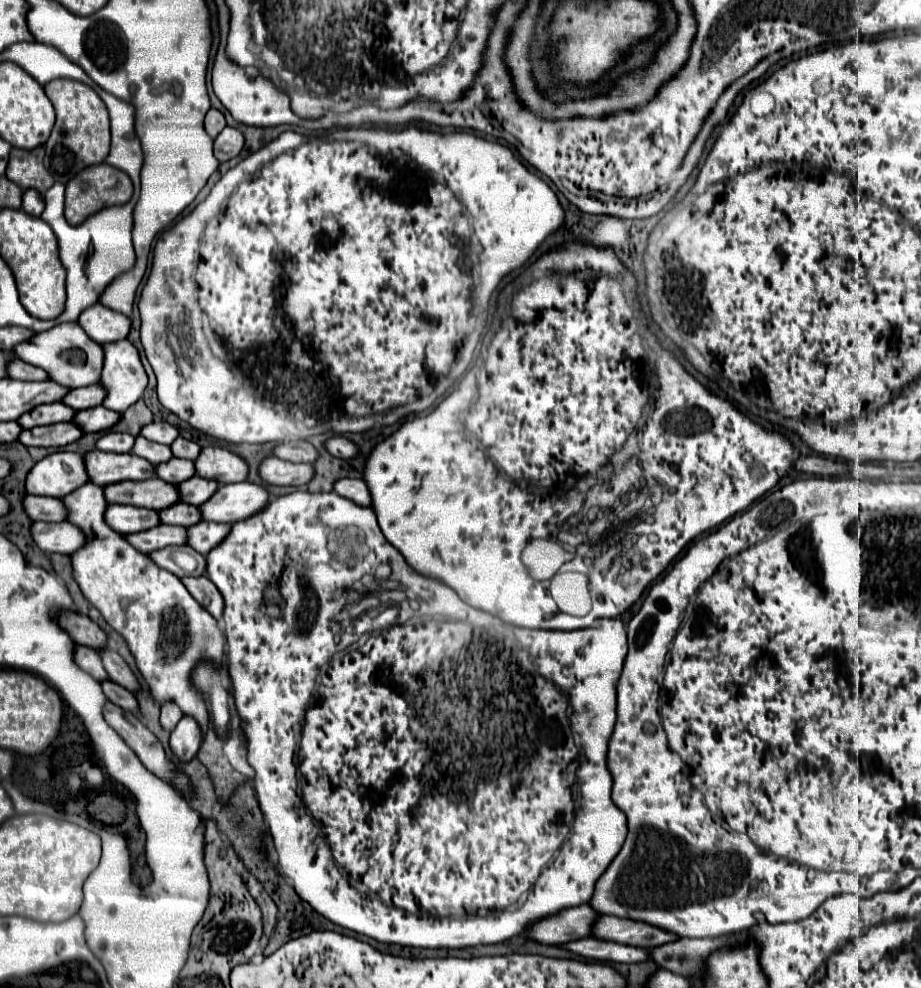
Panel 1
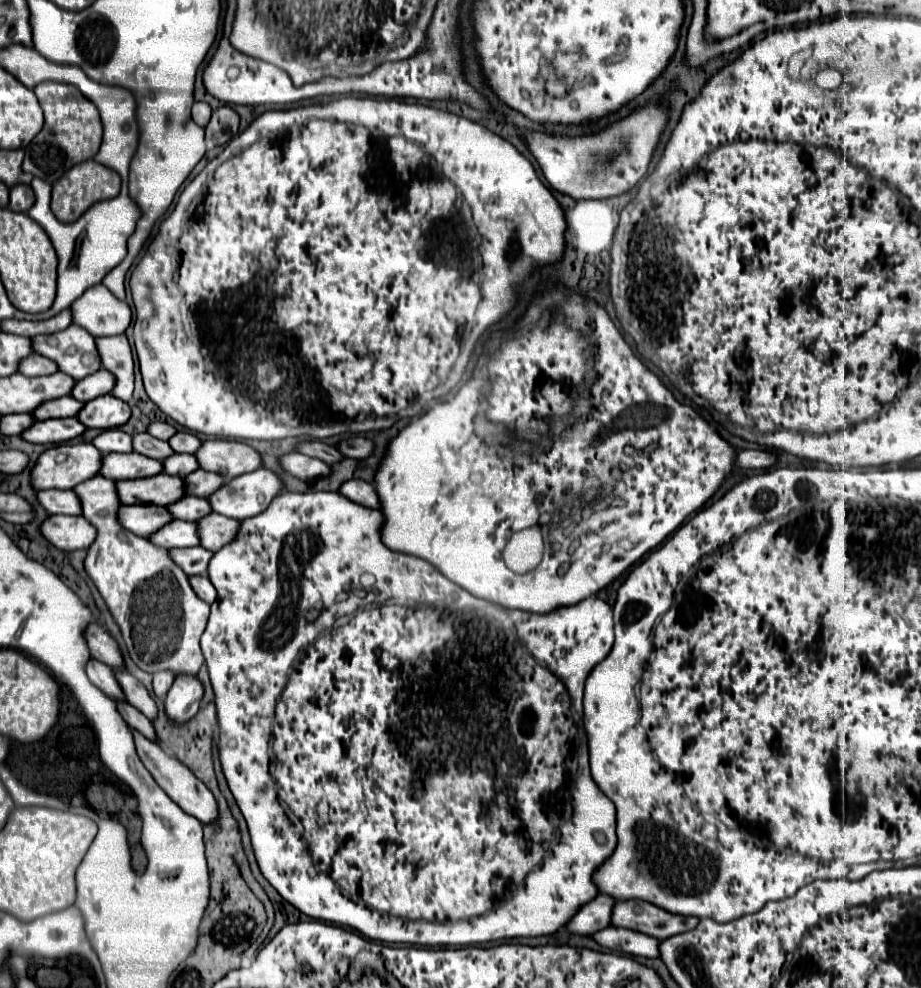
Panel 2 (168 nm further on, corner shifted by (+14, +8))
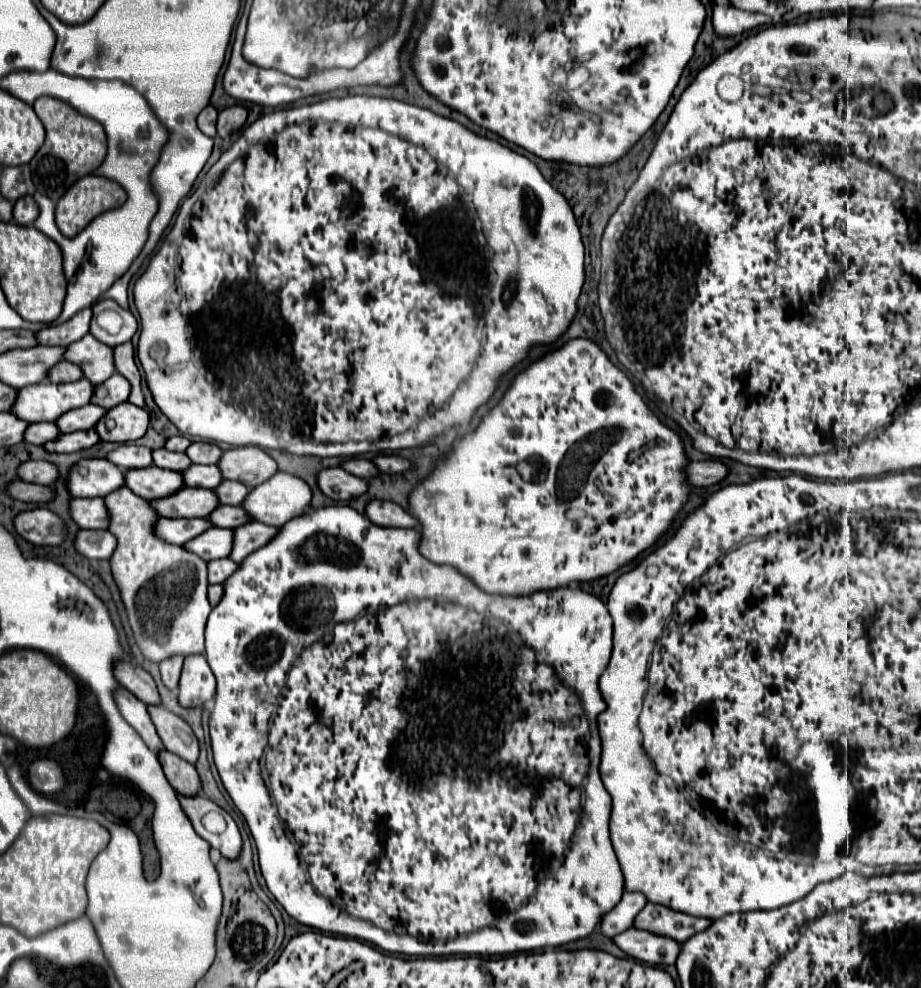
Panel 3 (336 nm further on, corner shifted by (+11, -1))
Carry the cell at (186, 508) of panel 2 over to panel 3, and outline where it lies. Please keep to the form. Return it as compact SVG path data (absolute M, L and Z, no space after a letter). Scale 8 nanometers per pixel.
M222 505L220 511L216 511L216 515L210 515L208 519L212 519L216 527L230 527L230 529L236 529L252 521L252 517L244 511L244 507L234 507L234 505Z

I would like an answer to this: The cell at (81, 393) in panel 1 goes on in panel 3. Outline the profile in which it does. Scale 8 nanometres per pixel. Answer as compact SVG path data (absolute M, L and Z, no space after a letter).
M116 373L110 379L106 379L102 385L96 385L92 403L112 409L112 407L128 401L128 395L130 395L128 379L124 379L124 375L120 375L120 373Z

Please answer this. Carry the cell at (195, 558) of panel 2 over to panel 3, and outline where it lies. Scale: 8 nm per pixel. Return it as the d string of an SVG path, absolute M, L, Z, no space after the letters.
M216 559L208 563L208 579L210 583L224 583L236 569L240 569L238 563L232 559Z

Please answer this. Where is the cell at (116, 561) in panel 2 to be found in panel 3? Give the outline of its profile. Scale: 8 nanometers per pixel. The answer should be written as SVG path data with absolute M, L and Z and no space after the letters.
M122 487L120 491L114 491L112 495L104 497L108 501L108 511L112 511L112 523L110 531L118 537L116 555L112 555L112 573L120 587L122 601L128 611L130 627L134 631L136 643L142 649L142 653L158 663L160 659L166 659L166 655L192 655L192 653L204 653L204 627L206 619L212 611L206 589L208 589L208 561L198 557L192 551L186 551L180 545L164 543L156 533L154 525L160 519L160 515L154 511L148 499L142 499L134 495L128 487Z

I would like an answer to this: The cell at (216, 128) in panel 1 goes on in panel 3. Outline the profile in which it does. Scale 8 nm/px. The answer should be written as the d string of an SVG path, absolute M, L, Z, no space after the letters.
M212 105L204 107L204 111L200 111L200 115L198 115L198 129L204 135L214 137L216 135L216 119L218 119L218 111Z

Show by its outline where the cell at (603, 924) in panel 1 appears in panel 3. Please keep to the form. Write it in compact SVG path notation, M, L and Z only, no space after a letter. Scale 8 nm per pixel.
M648 903L638 913L638 917L634 921L634 927L652 931L656 935L672 937L678 943L684 943L692 935L696 935L696 933L704 931L706 927L710 927L710 923L712 921L704 919L704 917L694 917L694 915L688 915L688 913L672 911L670 907L664 907L664 905Z

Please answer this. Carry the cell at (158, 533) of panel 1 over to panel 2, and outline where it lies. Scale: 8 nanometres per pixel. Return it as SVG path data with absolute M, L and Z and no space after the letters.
M171 520L161 530L153 532L149 540L159 548L189 548L197 546L197 524L185 520Z

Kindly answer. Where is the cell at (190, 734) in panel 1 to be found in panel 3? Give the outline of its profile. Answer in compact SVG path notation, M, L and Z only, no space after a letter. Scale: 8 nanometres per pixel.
M204 653L188 655L180 677L180 703L184 707L200 707L214 697L216 679Z

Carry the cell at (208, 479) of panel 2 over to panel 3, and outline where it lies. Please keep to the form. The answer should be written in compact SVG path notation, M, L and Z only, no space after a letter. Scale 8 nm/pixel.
M224 481L220 483L220 487L216 487L216 493L220 495L222 505L242 505L242 501L250 491L246 485L238 481Z

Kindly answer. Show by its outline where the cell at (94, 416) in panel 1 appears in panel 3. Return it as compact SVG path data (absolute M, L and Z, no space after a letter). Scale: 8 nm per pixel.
M126 401L110 409L104 415L104 419L100 419L100 423L96 425L96 431L102 441L128 443L144 437L148 425L150 425L150 413Z

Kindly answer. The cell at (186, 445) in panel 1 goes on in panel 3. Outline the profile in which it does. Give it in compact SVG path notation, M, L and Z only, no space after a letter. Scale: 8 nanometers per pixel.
M194 441L186 455L194 461L194 463L204 463L204 465L212 465L212 463L218 463L220 457L222 457L222 449L214 443L202 443L202 441Z

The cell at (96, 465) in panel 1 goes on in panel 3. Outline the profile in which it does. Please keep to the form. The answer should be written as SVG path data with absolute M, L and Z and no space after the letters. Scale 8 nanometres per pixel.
M150 465L146 469L126 471L126 487L148 501L154 501L170 497L172 493L180 491L184 487L184 477L178 471L168 471Z

